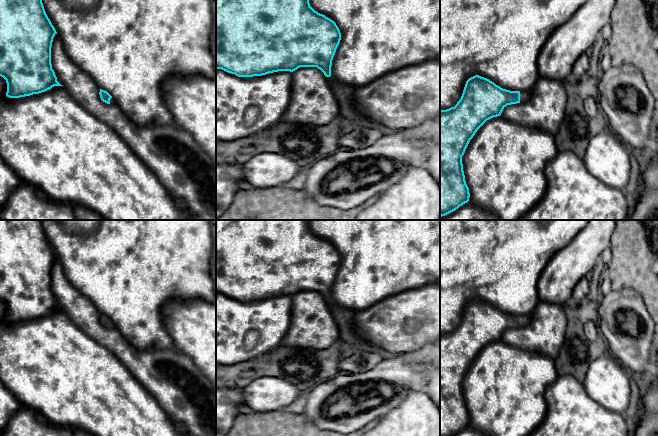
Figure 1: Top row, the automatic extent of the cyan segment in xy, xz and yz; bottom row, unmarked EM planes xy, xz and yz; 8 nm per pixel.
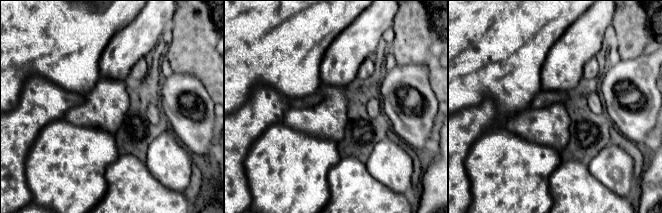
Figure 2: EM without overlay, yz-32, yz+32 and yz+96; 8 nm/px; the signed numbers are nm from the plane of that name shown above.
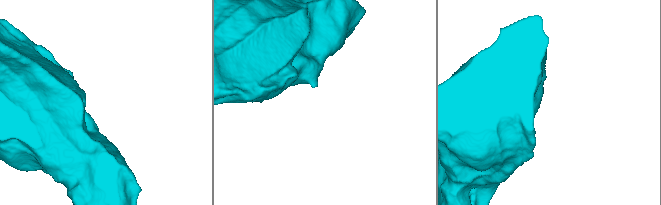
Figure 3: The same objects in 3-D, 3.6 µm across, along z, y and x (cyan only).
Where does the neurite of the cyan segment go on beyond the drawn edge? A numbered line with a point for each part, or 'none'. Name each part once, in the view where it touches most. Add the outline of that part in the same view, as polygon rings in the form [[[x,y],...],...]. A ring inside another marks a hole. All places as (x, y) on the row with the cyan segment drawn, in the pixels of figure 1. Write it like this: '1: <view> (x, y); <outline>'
1: yz (524, 95); [[[521,91],[520,92],[520,103],[527,101],[529,97],[530,97],[529,91]]]

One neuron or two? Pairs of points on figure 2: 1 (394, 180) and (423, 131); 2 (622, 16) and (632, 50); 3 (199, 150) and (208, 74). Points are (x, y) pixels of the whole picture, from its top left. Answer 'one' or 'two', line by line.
1: two
2: one
3: two

